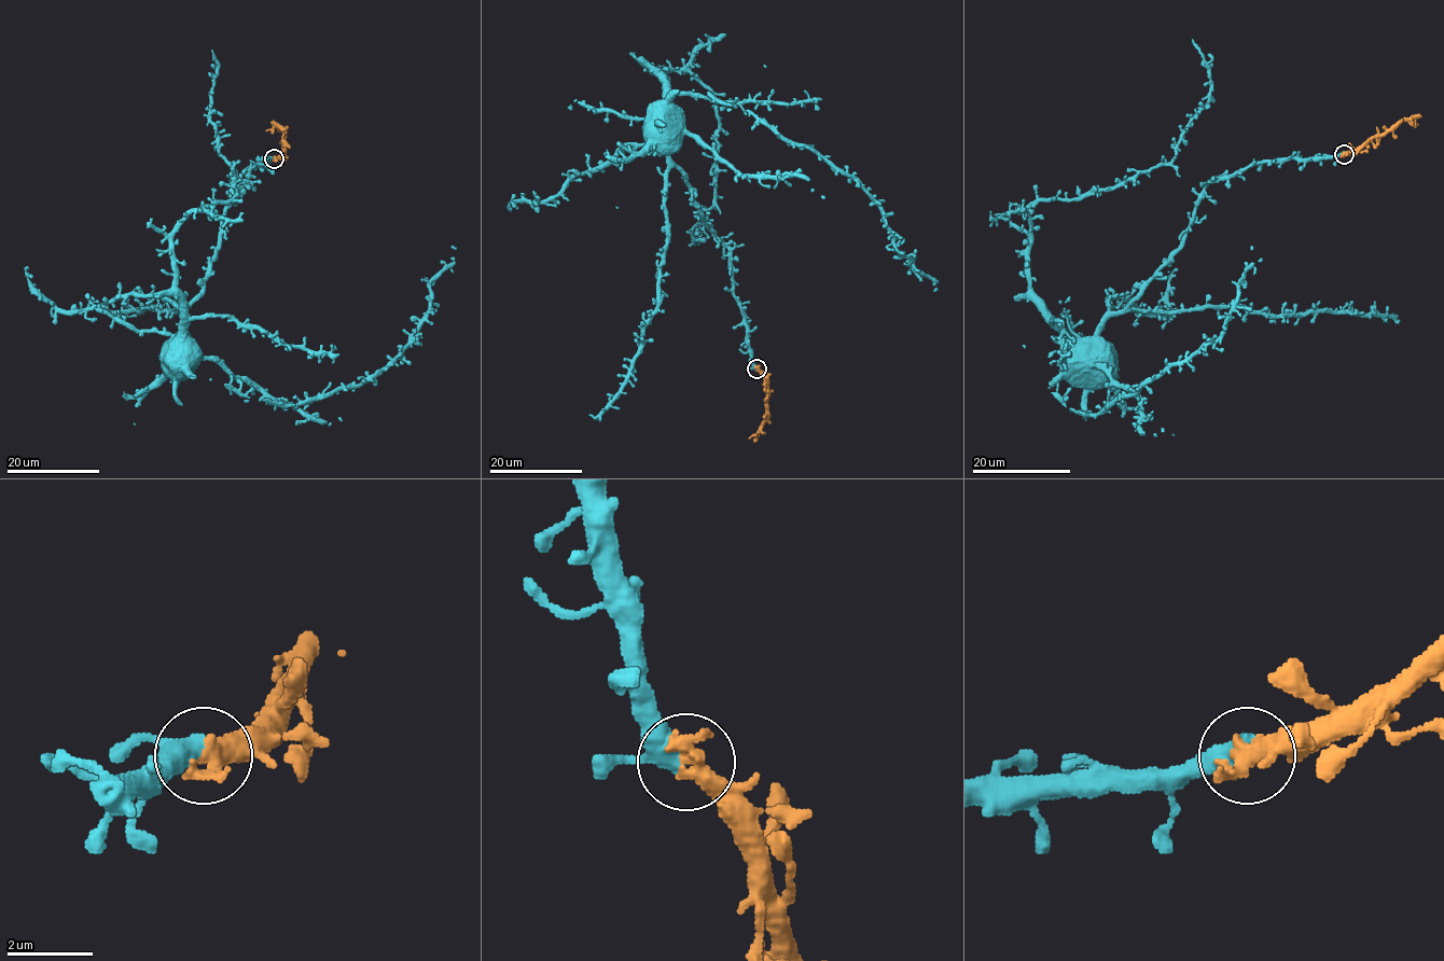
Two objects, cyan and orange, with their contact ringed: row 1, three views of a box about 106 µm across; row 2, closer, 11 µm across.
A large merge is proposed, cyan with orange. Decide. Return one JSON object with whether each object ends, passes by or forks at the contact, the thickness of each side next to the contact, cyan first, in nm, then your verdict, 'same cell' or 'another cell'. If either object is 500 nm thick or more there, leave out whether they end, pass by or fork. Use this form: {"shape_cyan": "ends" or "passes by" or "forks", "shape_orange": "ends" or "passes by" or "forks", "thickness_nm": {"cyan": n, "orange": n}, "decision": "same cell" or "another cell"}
{"thickness_nm": {"cyan": 400, "orange": 550}, "decision": "same cell"}

